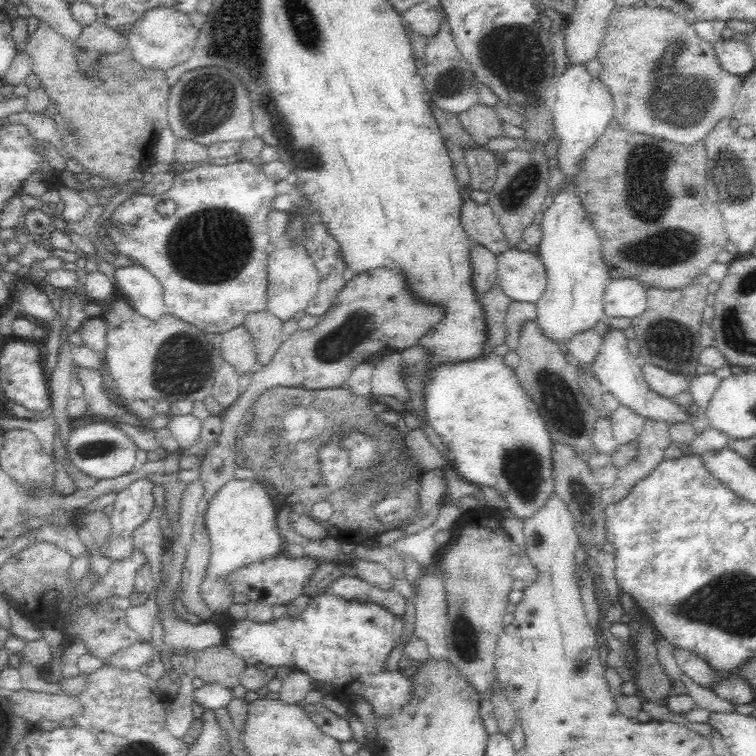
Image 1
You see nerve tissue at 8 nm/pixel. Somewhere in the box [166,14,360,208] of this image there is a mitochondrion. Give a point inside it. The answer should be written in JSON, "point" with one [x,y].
{"point":[209,102]}

